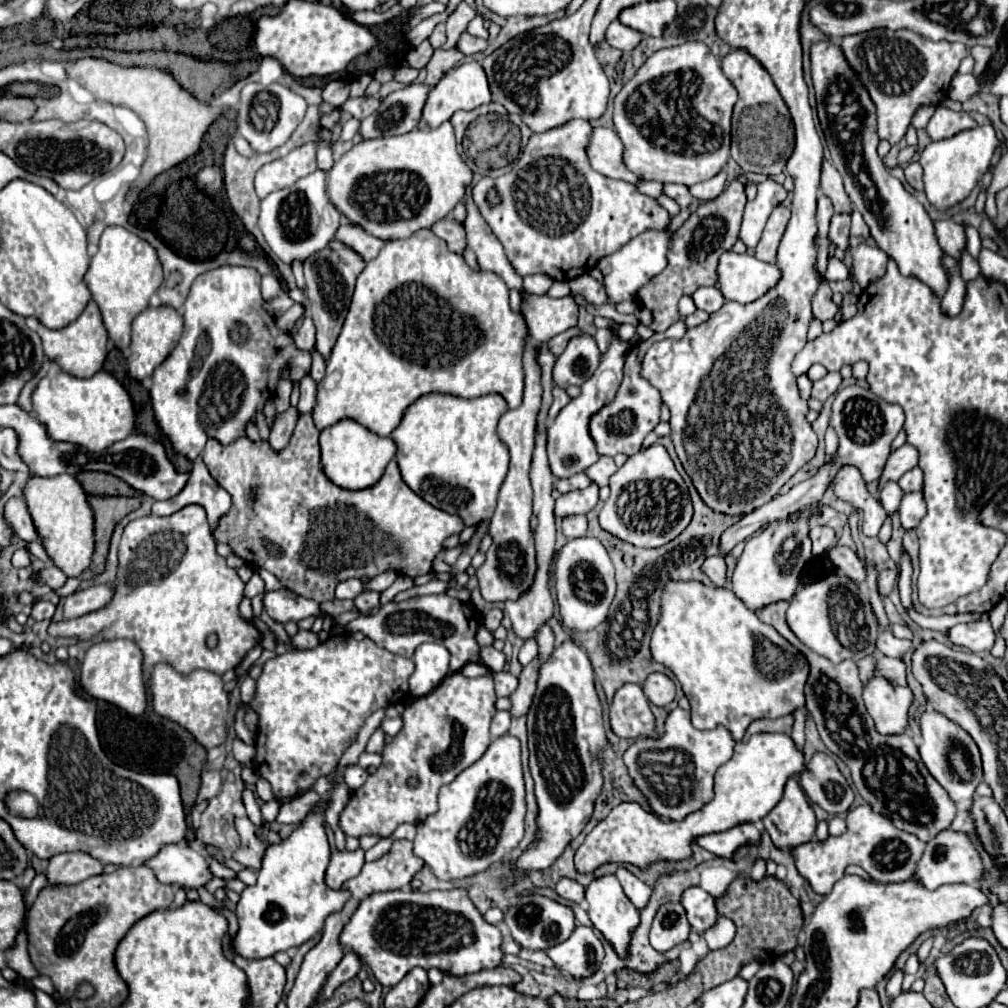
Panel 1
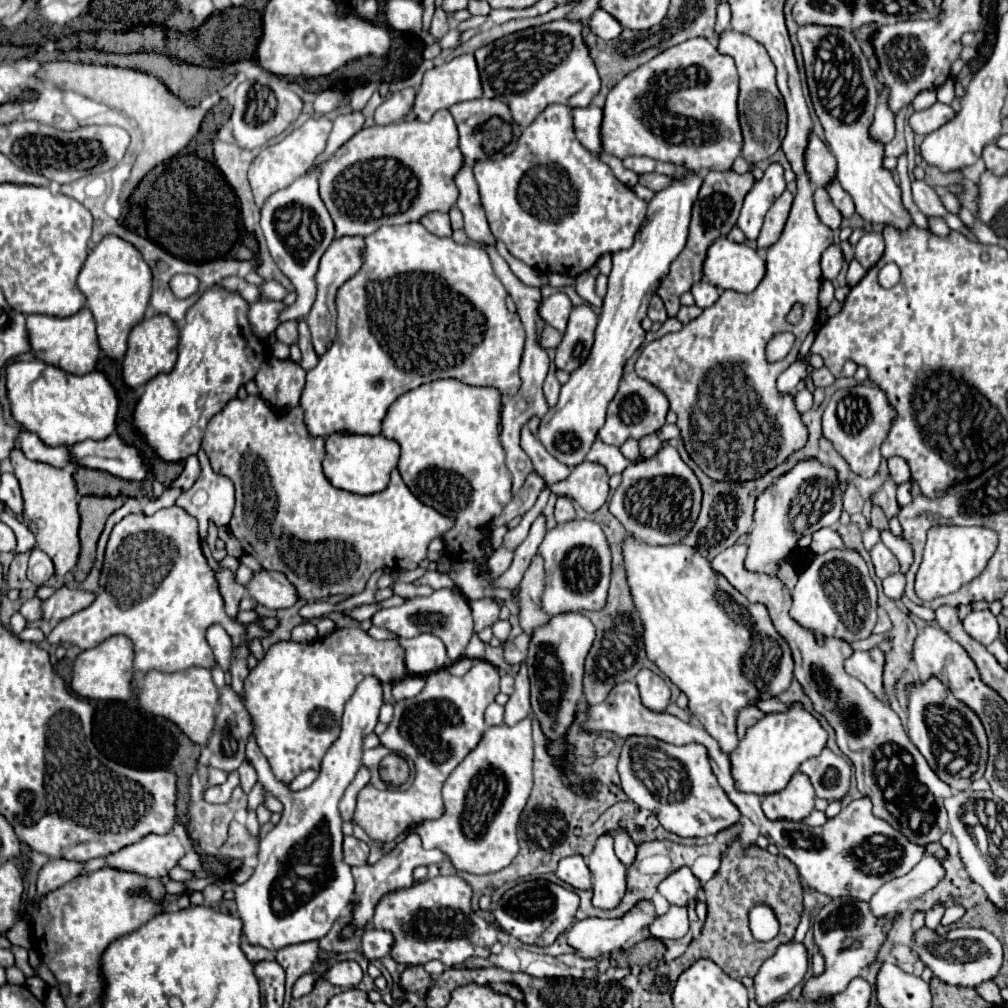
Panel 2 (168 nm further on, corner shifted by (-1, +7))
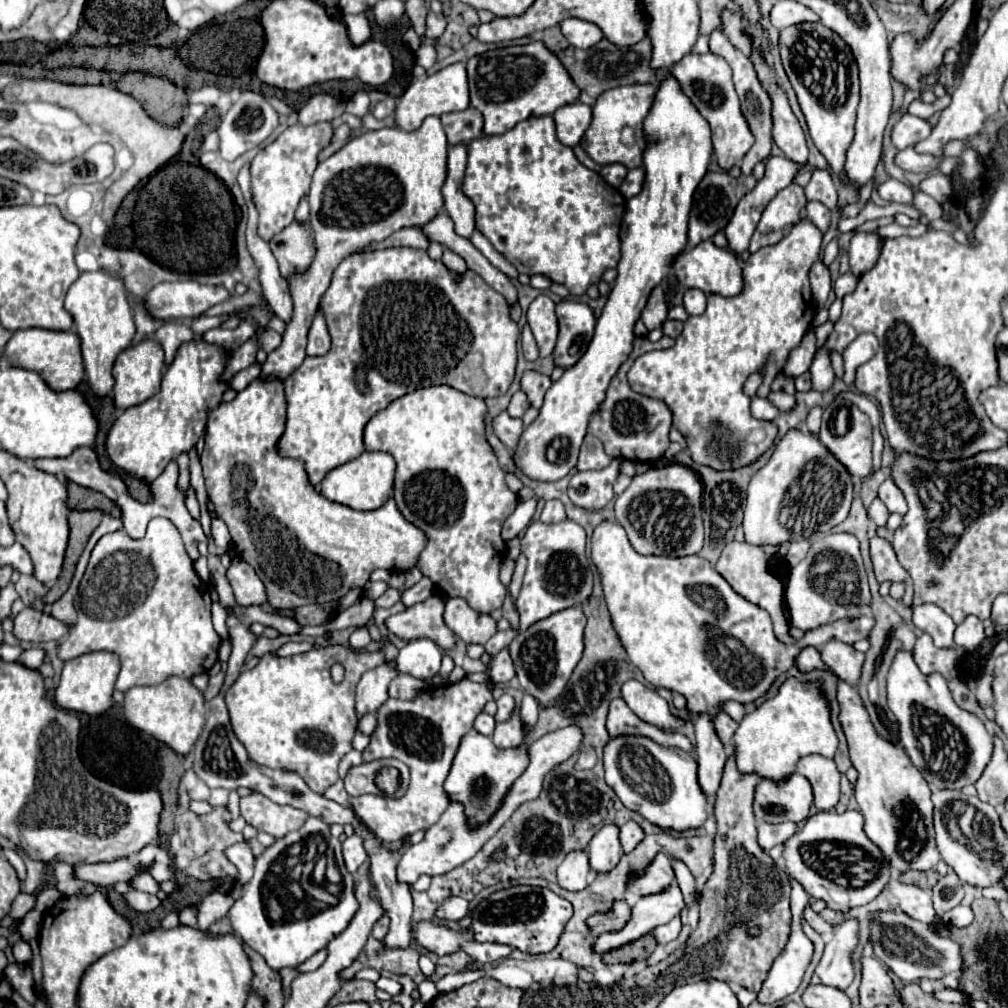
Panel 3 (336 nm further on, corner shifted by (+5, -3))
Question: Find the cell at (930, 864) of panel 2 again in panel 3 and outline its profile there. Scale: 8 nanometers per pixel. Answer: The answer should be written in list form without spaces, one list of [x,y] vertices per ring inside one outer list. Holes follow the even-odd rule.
[[[845,920],[827,942],[823,958],[815,970],[821,978],[821,984],[845,990],[853,982],[853,964],[851,952],[857,944],[857,922]]]

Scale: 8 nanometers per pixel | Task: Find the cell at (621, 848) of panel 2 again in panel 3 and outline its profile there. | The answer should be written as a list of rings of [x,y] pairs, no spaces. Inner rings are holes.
[[[629,820],[625,826],[621,826],[621,846],[623,846],[623,852],[631,852],[643,838],[645,838],[645,832],[643,832],[643,828],[635,820]]]

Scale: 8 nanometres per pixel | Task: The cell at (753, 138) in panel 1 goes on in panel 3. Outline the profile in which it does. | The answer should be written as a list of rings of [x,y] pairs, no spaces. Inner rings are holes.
[[[713,30],[711,36],[709,36],[709,46],[711,46],[711,52],[717,54],[717,56],[723,56],[727,60],[727,64],[731,66],[733,70],[733,84],[735,84],[735,90],[741,98],[741,106],[743,106],[743,112],[745,112],[745,118],[749,122],[749,128],[753,130],[753,136],[755,136],[755,144],[751,146],[751,150],[743,156],[743,162],[741,162],[741,172],[743,174],[751,174],[753,166],[757,162],[763,162],[769,152],[771,152],[771,102],[769,102],[769,94],[767,90],[761,86],[755,70],[753,70],[753,62],[749,62],[749,58],[737,50],[721,30]]]

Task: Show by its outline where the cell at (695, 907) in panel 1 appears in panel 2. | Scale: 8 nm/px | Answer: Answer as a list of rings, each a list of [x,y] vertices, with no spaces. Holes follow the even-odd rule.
[[[683,866],[671,876],[667,876],[663,884],[659,884],[659,892],[675,906],[695,906],[699,900],[701,886],[693,872],[687,866]]]

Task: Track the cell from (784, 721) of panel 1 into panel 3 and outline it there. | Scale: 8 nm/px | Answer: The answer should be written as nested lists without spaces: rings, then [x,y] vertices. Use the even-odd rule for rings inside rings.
[[[725,712],[715,714],[715,716],[711,718],[711,722],[713,722],[713,728],[715,728],[719,740],[723,742],[723,746],[725,746],[727,752],[731,754],[731,752],[733,752],[733,742],[731,742],[731,740],[733,740],[733,732],[737,730],[737,722],[735,722],[729,714],[725,714]]]

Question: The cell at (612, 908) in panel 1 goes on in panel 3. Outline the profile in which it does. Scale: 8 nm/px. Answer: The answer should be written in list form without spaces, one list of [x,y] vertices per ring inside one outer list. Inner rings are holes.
[[[605,824],[589,842],[587,846],[587,854],[589,854],[589,862],[591,868],[595,872],[601,870],[611,870],[613,866],[617,866],[623,848],[619,842],[619,826],[615,824]]]

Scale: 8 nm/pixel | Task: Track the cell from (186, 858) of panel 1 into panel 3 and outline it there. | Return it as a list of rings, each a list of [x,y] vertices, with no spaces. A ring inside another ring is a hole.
[[[149,844],[141,852],[129,856],[129,858],[117,860],[117,862],[73,866],[73,874],[75,874],[75,878],[79,878],[83,882],[93,882],[93,884],[99,884],[103,888],[109,888],[115,882],[123,882],[125,878],[133,878],[133,874],[141,872],[139,866],[141,864],[151,864],[157,850],[159,848],[155,844]]]

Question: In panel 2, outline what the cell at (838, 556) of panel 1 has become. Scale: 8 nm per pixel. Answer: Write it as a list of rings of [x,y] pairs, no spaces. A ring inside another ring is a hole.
[[[821,528],[821,530],[817,530],[813,534],[813,540],[811,540],[811,546],[809,548],[815,554],[825,554],[825,552],[835,550],[835,548],[843,550],[845,548],[845,542],[843,542],[843,538],[839,536],[837,530],[833,530],[833,528]]]

